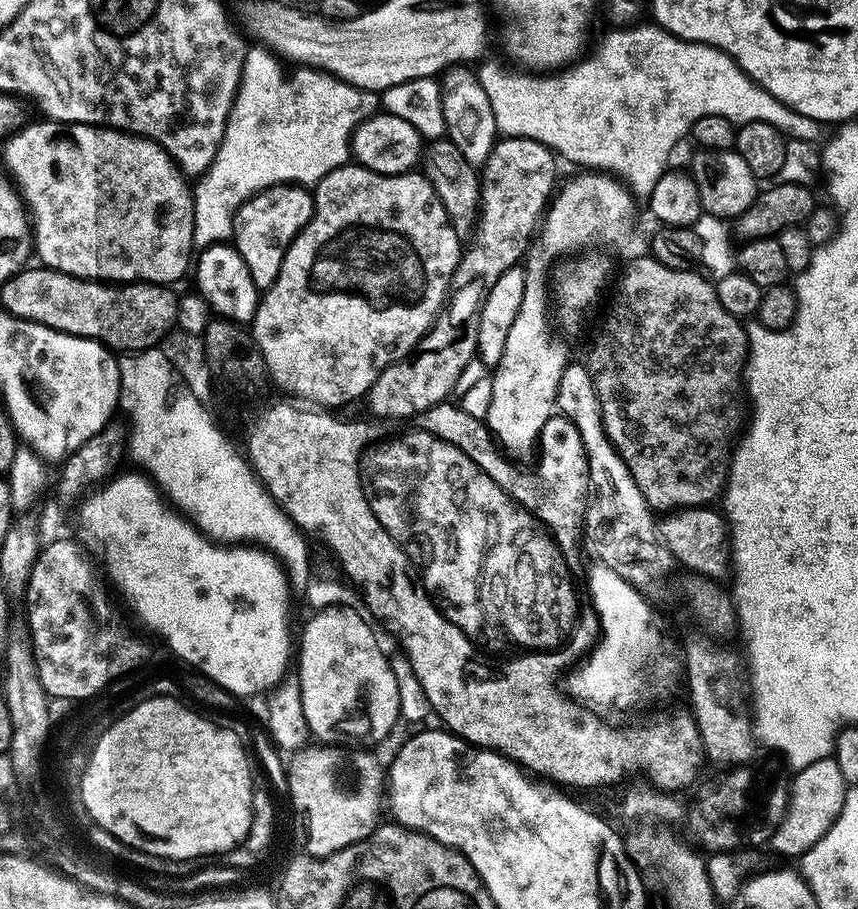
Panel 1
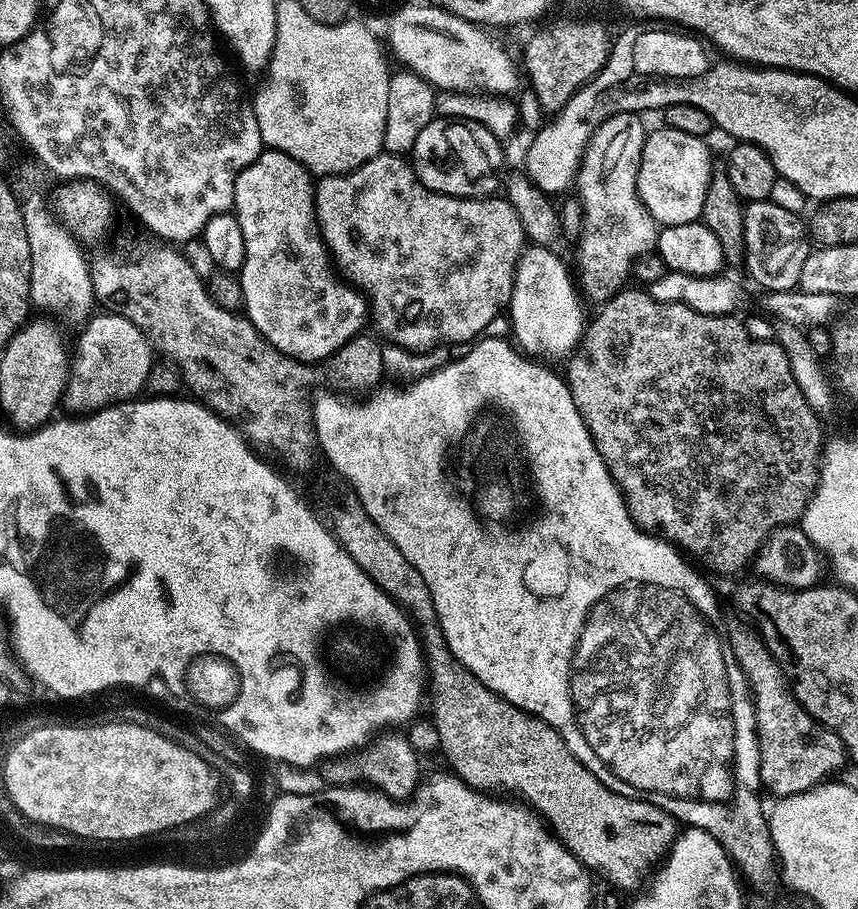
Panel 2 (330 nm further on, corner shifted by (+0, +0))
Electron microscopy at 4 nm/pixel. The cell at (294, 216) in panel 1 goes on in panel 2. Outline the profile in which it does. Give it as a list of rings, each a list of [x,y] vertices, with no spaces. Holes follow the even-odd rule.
[[[271,150],[261,151],[260,157],[254,162],[250,162],[250,166],[246,166],[246,170],[242,170],[238,174],[234,186],[232,207],[238,226],[242,226],[242,242],[246,242],[246,258],[242,262],[238,273],[242,294],[244,295],[243,311],[267,344],[274,346],[279,352],[289,356],[291,360],[298,360],[302,364],[315,365],[316,360],[327,361],[328,357],[333,356],[343,344],[350,342],[355,336],[361,335],[363,328],[360,327],[366,324],[366,300],[357,289],[341,279],[334,271],[328,250],[324,247],[324,241],[320,238],[320,224],[316,221],[316,190],[312,173],[307,172],[298,162],[294,162],[294,158],[290,158],[290,154],[282,154]]]

